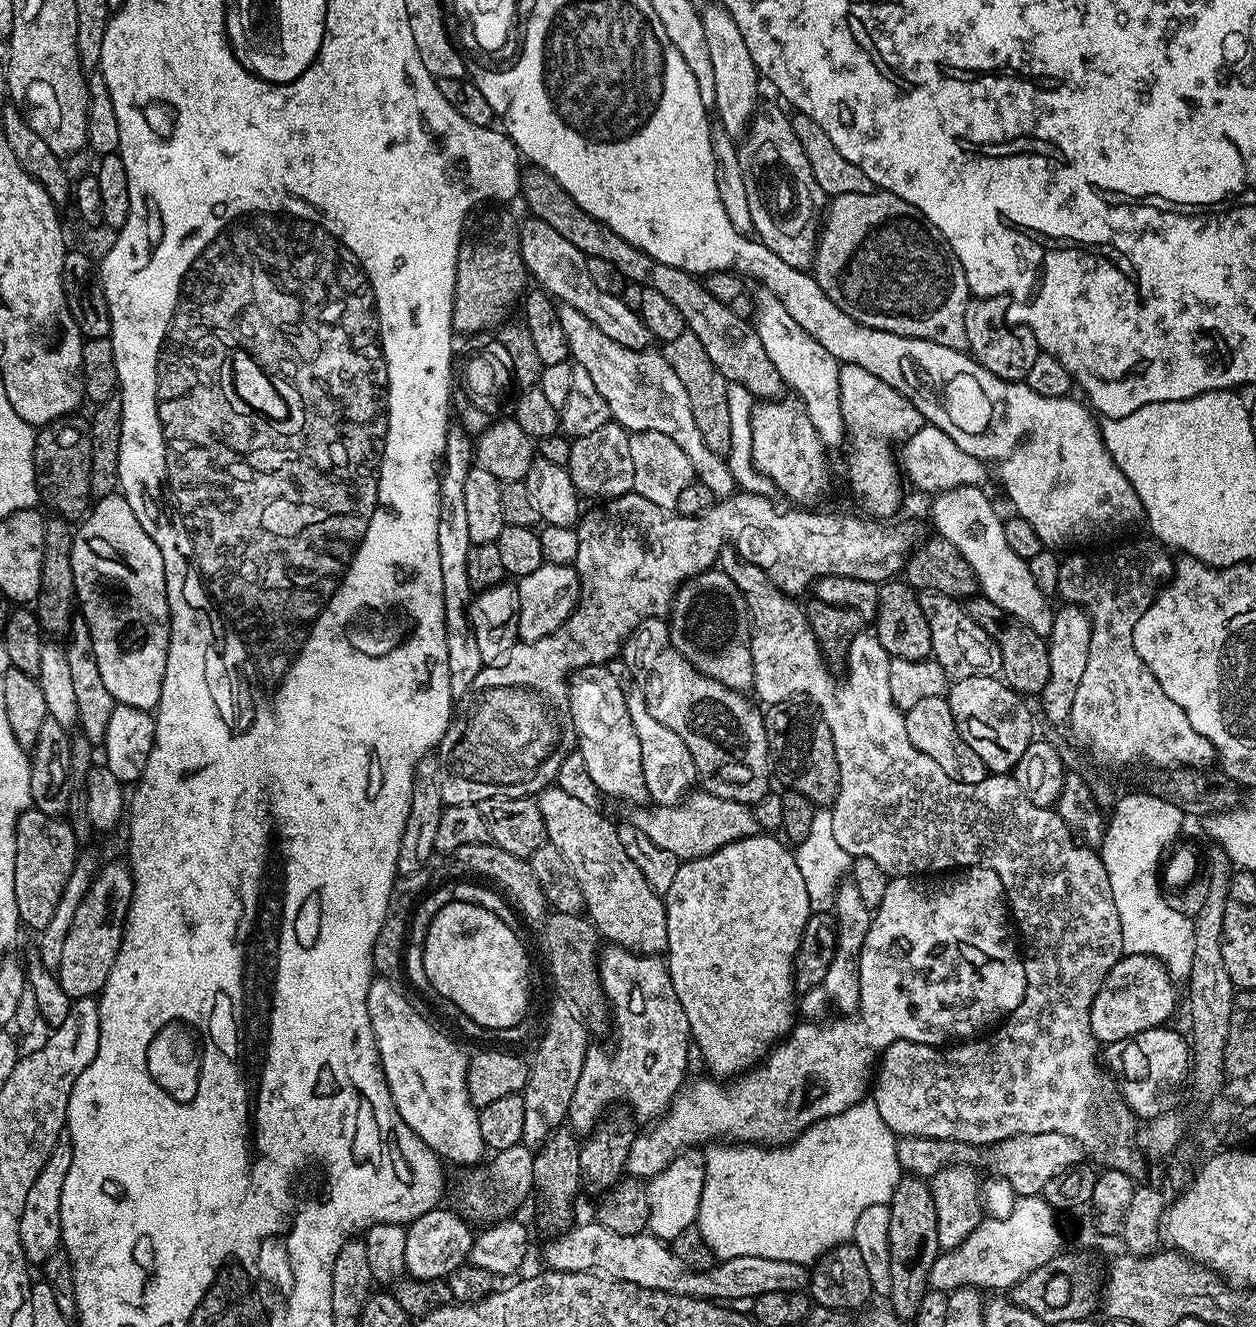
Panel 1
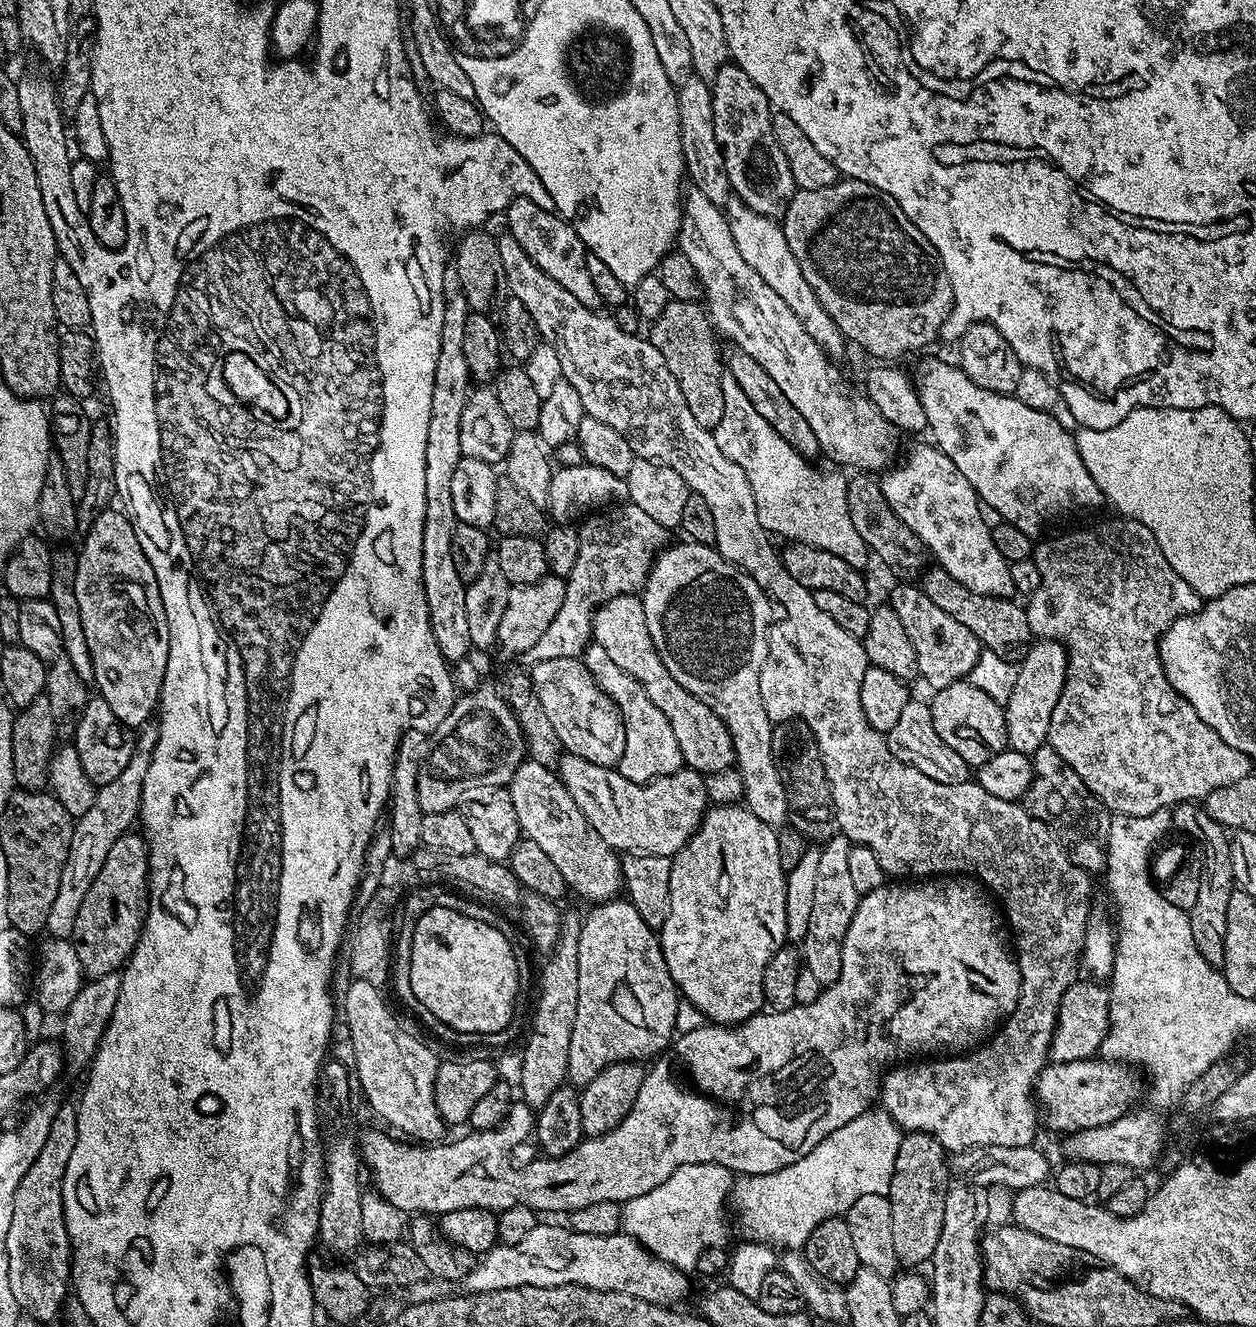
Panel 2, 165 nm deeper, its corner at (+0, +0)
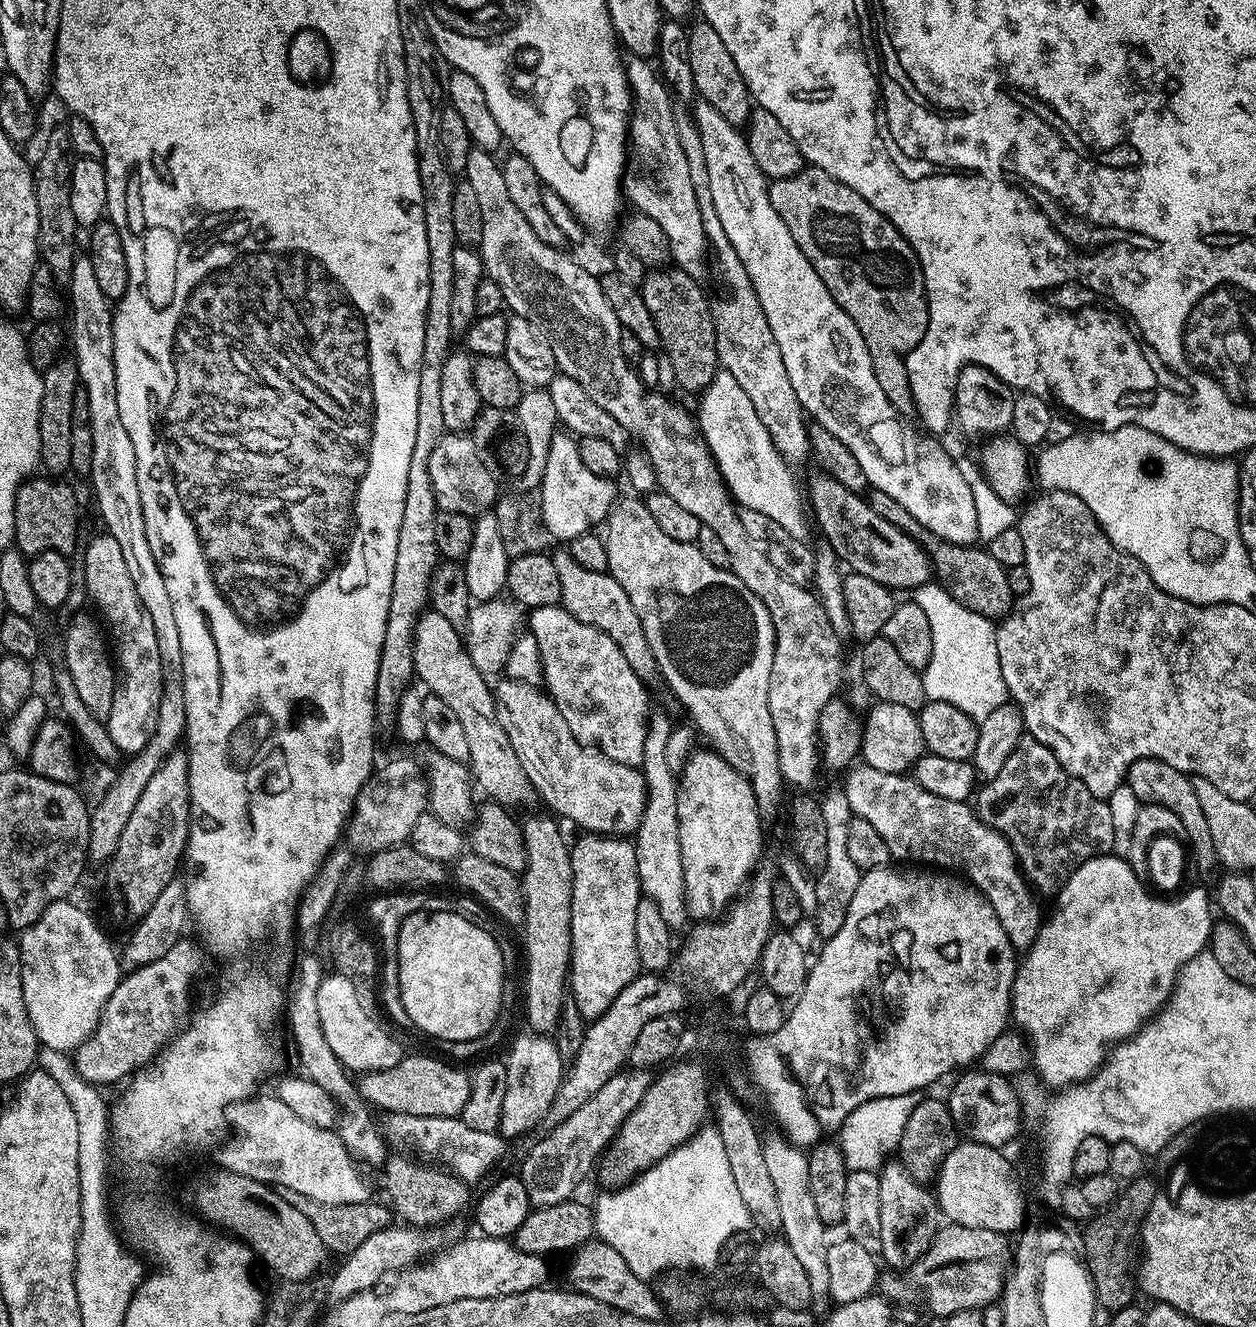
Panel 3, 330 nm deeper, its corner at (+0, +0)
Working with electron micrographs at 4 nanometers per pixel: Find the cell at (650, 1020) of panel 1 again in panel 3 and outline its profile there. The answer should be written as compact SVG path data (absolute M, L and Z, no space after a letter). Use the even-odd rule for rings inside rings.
M584 834L570 848L572 854L572 967L570 999L576 1003L581 1020L599 1019L614 1001L625 995L624 987L642 972L635 936L636 907L642 898L640 875L636 869L636 849L626 838Z

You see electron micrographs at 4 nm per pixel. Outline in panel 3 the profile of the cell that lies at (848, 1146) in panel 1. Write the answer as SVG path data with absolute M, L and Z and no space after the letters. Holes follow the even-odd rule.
M920 1092L894 1094L868 1101L854 1110L838 1131L838 1143L844 1156L845 1169L879 1173L889 1163L891 1156L888 1155L891 1152L893 1155L899 1149L902 1130L906 1130L906 1122L910 1122L910 1114L914 1106L918 1106L920 1099Z

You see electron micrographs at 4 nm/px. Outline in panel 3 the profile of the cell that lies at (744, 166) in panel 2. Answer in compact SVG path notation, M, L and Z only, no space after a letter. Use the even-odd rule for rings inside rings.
M699 22L688 32L688 49L690 50L690 70L694 73L694 82L699 99L705 100L729 125L744 126L749 123L754 104L748 95L748 87L726 50L726 42L718 38L718 30L706 22Z

